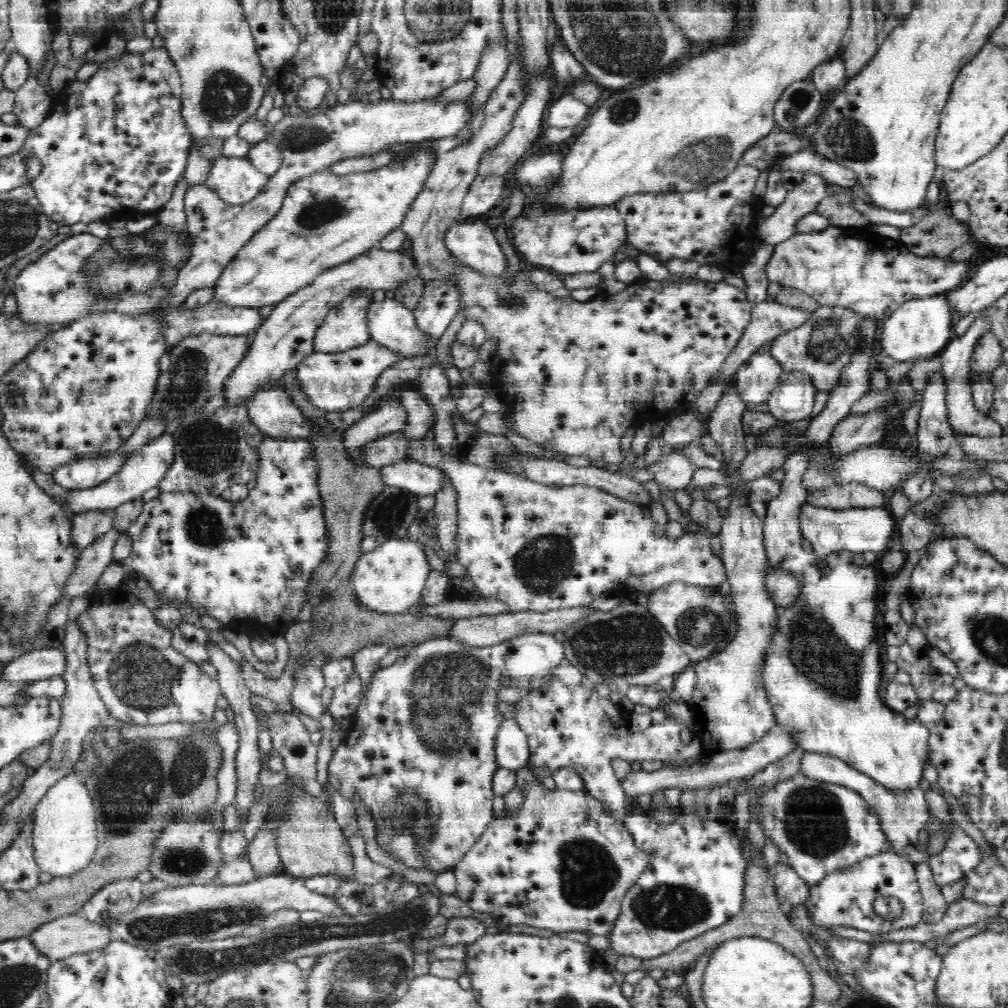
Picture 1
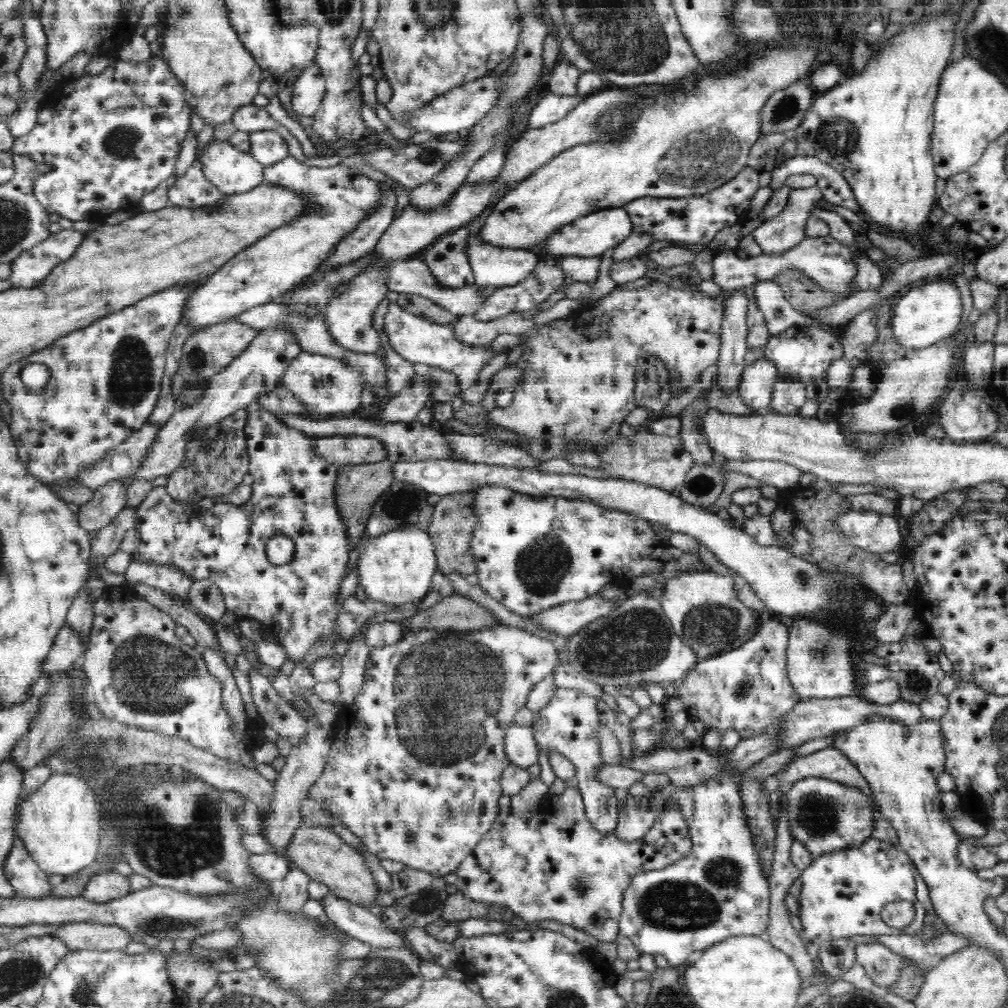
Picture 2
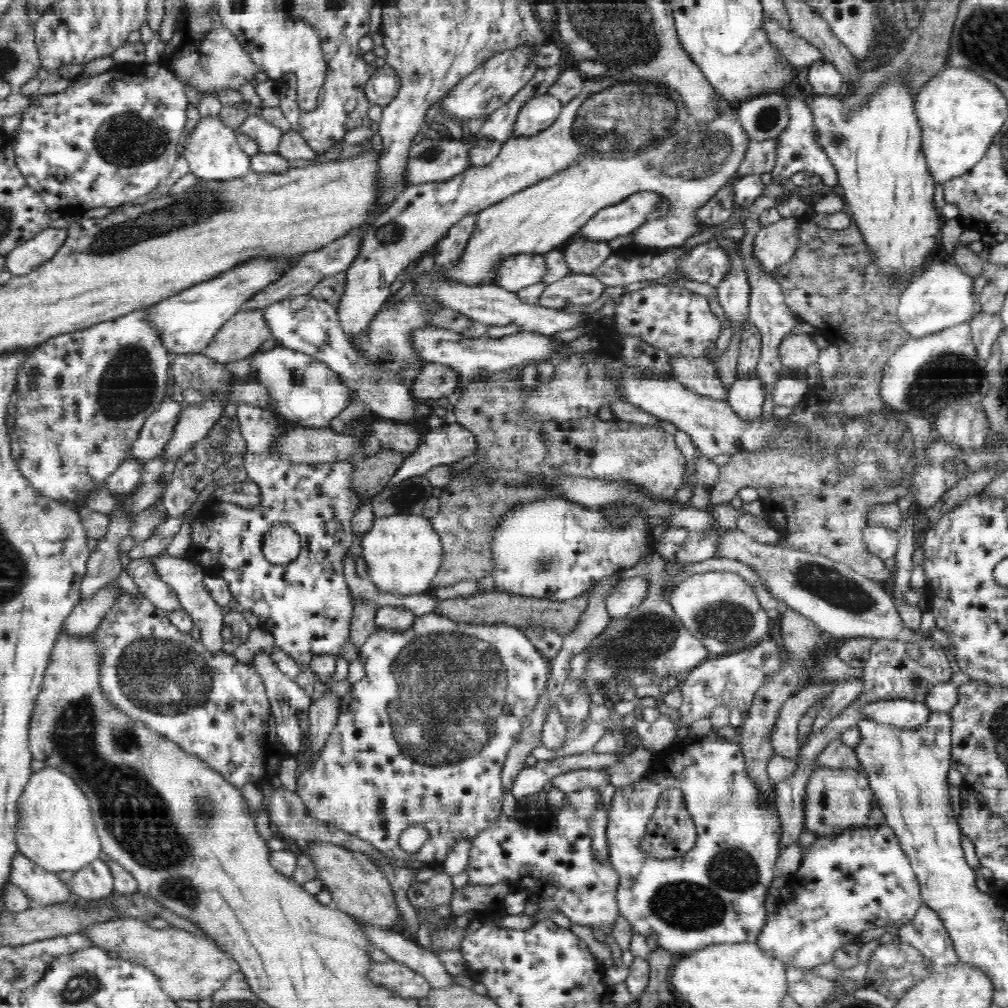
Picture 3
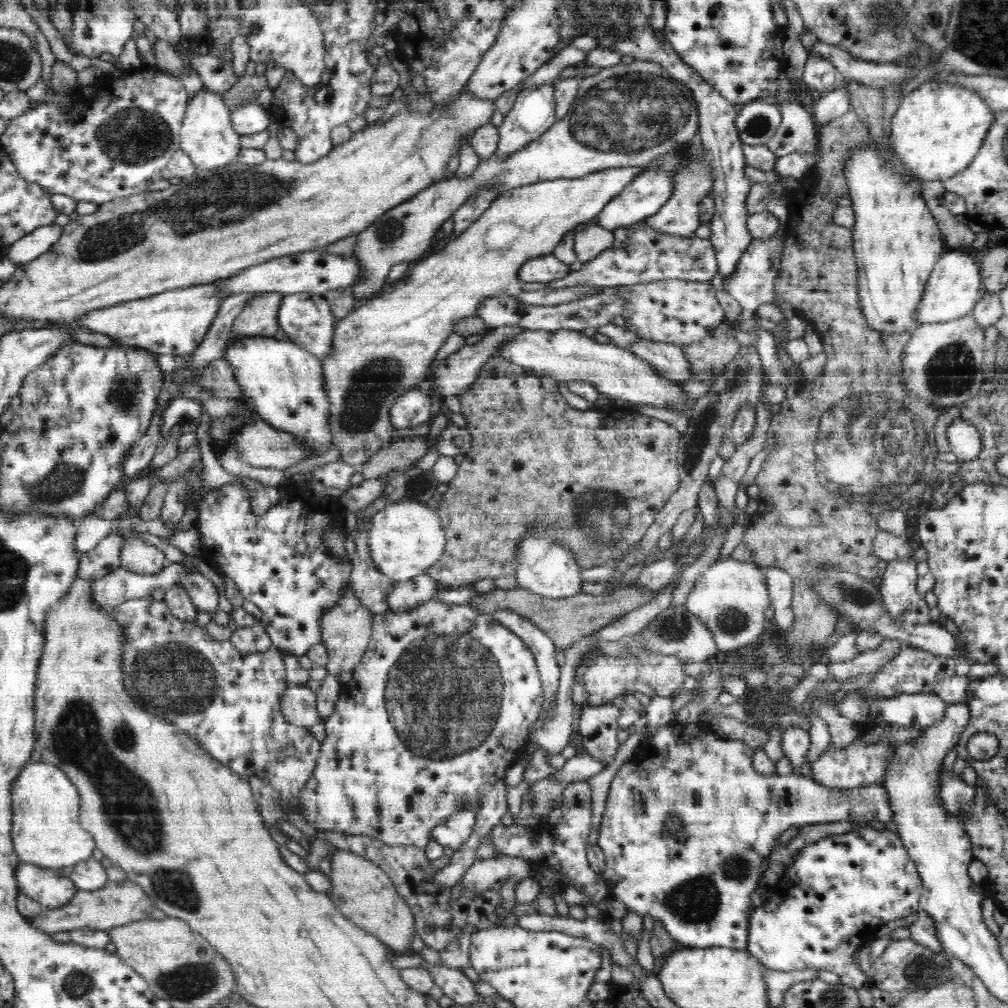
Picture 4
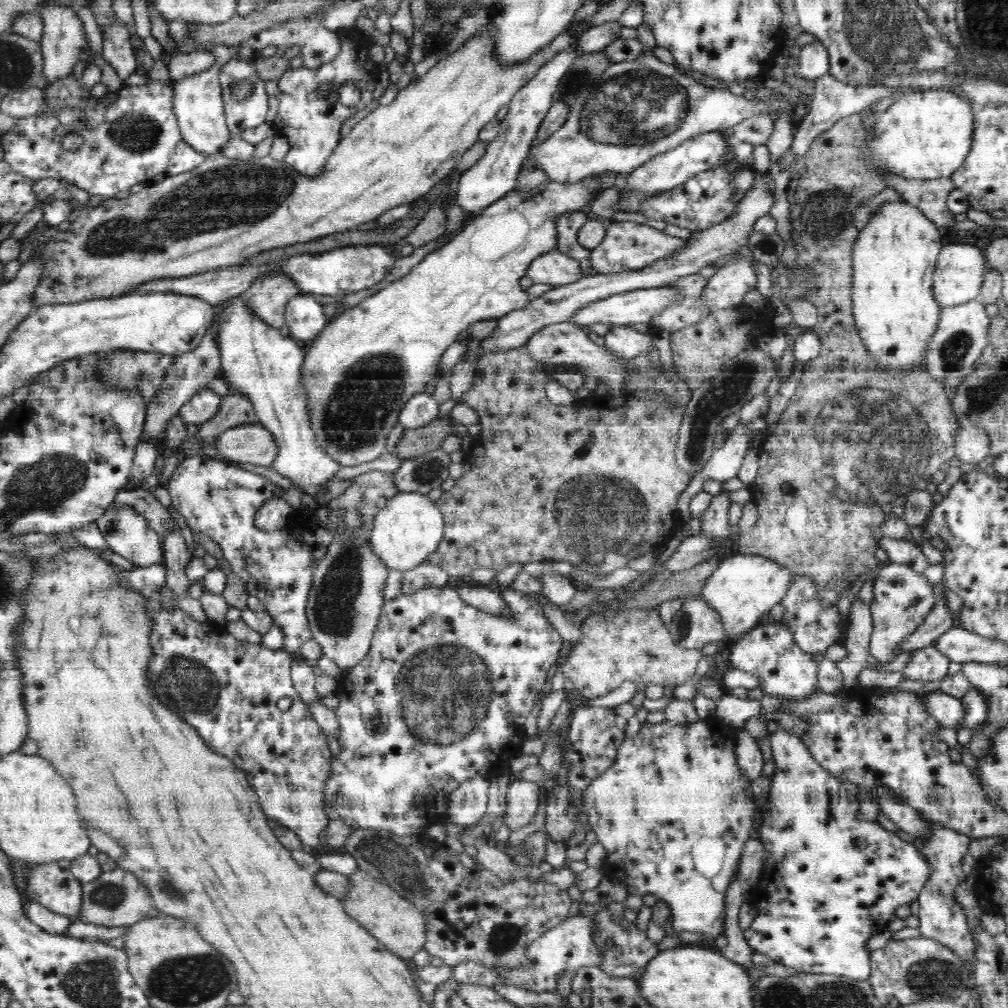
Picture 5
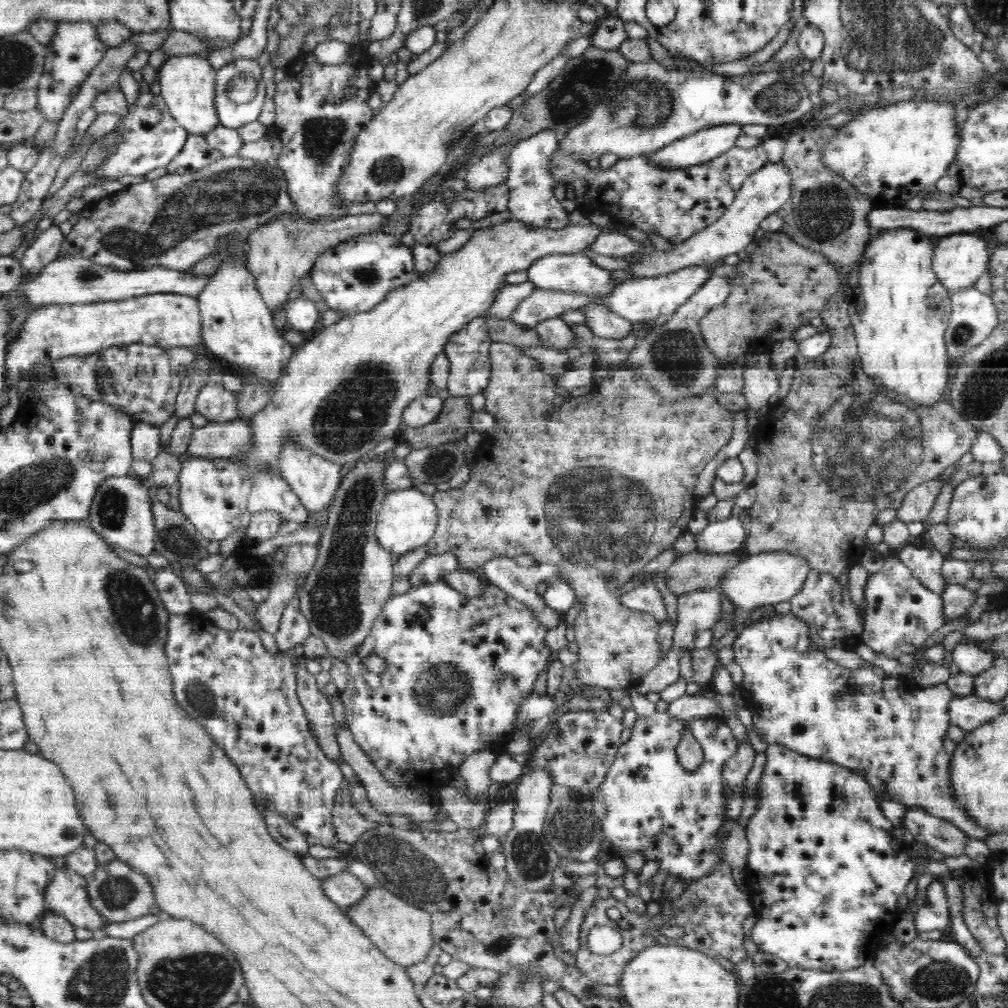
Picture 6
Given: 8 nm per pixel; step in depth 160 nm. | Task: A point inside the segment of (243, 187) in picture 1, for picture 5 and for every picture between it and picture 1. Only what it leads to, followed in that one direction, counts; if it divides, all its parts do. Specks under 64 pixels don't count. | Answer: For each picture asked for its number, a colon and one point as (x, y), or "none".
2: (232, 171)
3: (211, 148)
4: (207, 135)
5: (198, 105)

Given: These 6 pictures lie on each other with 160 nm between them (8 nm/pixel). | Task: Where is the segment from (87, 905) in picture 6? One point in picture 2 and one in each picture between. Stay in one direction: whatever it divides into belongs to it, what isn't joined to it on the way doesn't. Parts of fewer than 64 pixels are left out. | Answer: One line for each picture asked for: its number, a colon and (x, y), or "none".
2: (28, 880)
3: (41, 887)
4: (47, 887)
5: (57, 889)

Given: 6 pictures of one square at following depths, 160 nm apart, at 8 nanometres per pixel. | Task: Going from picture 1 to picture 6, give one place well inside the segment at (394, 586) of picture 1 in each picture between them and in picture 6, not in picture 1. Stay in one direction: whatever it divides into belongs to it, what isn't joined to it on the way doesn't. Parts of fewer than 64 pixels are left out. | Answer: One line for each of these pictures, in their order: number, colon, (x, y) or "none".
2: (397, 567)
3: (402, 551)
4: (405, 539)
5: (405, 532)
6: (408, 518)

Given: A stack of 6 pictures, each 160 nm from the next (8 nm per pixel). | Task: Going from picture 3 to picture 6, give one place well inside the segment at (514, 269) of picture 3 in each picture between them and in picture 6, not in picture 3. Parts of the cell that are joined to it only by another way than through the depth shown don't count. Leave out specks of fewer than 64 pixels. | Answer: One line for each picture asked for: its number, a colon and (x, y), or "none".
4: (546, 268)
5: (555, 268)
6: (576, 272)

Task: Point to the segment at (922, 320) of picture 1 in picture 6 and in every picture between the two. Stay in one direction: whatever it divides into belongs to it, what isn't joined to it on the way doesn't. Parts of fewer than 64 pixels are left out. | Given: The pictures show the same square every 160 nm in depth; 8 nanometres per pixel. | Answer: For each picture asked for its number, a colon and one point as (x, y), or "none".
2: (926, 314)
3: (939, 297)
4: (954, 286)
5: (959, 274)
6: (960, 259)

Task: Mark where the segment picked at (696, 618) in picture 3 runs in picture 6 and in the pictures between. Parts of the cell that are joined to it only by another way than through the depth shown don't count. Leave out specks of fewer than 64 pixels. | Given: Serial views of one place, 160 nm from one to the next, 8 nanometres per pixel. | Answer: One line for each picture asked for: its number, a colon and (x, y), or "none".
4: (730, 598)
5: (743, 586)
6: (767, 578)

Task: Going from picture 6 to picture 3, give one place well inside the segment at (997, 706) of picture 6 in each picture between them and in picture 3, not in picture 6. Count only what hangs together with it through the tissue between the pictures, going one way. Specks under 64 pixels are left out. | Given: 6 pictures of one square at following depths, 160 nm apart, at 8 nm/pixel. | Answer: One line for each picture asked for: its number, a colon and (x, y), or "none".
3: (901, 713)
4: (920, 710)
5: (948, 710)

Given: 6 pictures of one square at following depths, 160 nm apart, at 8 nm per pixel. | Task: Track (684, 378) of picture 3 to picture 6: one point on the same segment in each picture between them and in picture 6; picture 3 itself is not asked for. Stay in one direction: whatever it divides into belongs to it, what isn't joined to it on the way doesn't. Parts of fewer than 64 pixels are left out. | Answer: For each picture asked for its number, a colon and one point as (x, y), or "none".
4: (669, 359)
5: (625, 341)
6: (603, 324)

